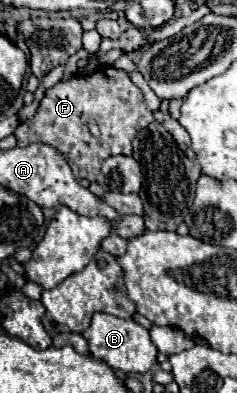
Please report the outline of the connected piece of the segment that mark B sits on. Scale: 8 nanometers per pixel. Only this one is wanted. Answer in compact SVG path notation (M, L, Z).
M96 313L92 315L90 327L82 333L82 337L88 341L88 349L96 359L106 361L112 369L124 371L124 373L146 373L156 363L156 347L150 341L148 329L138 325L134 319L118 319L114 315Z

